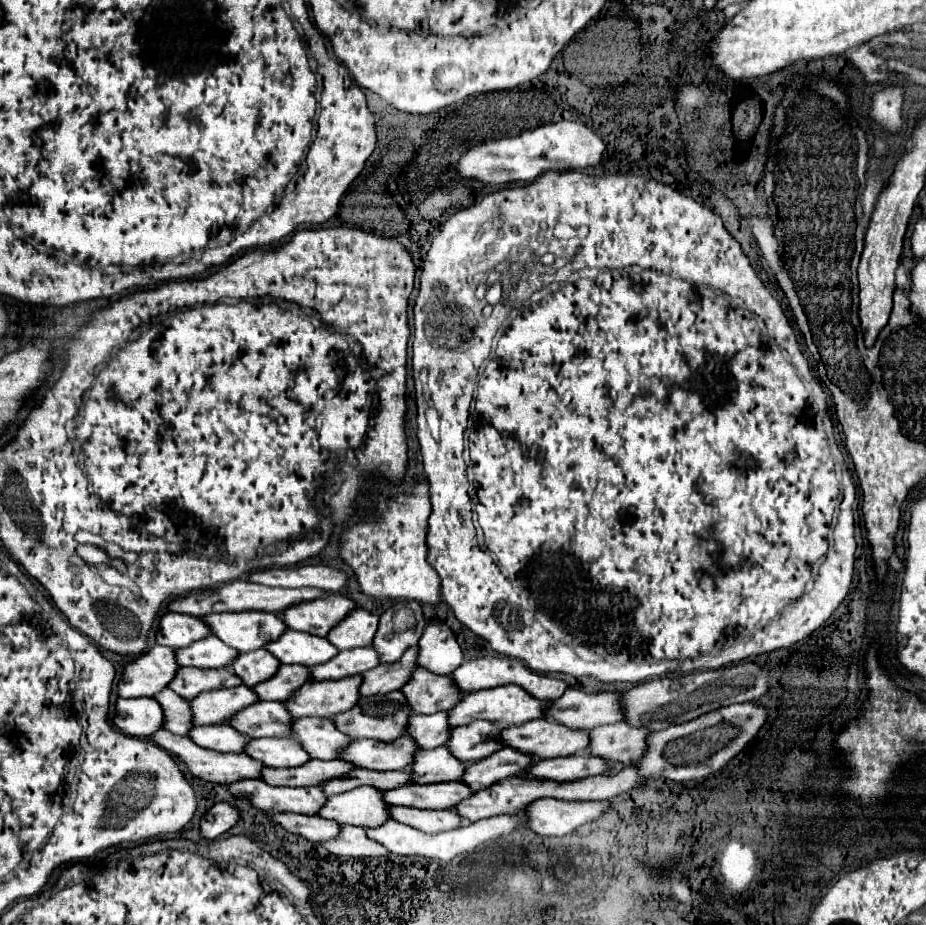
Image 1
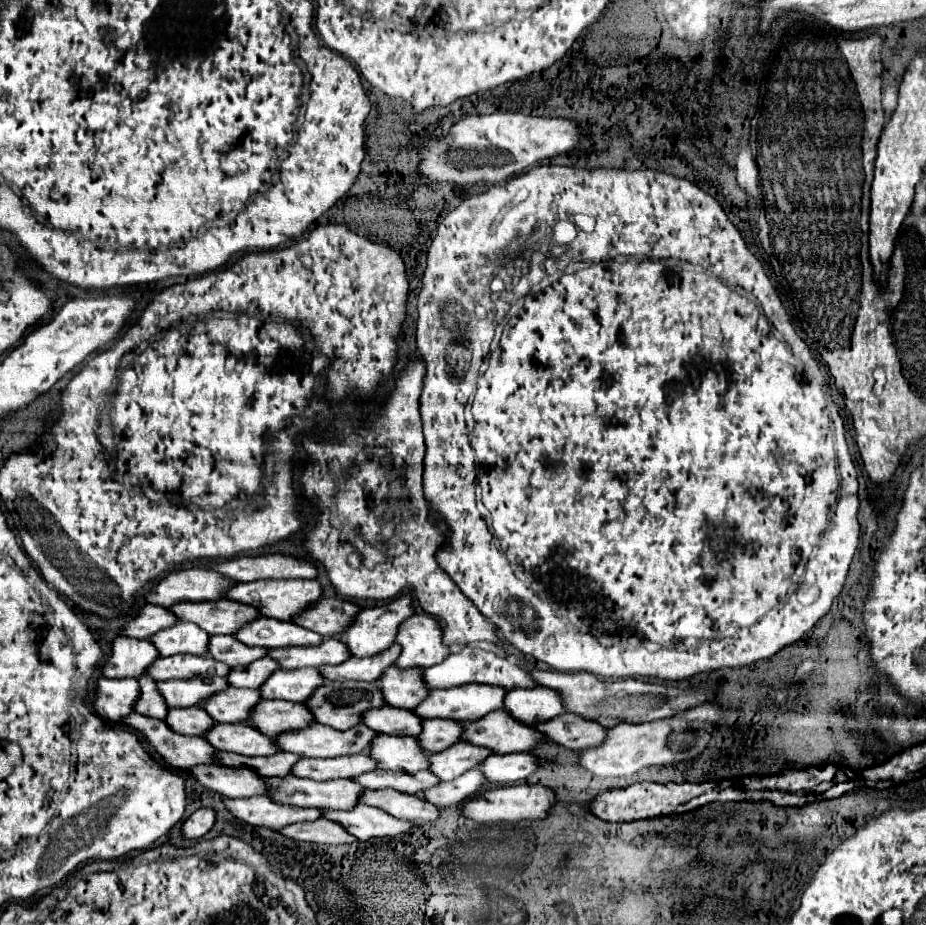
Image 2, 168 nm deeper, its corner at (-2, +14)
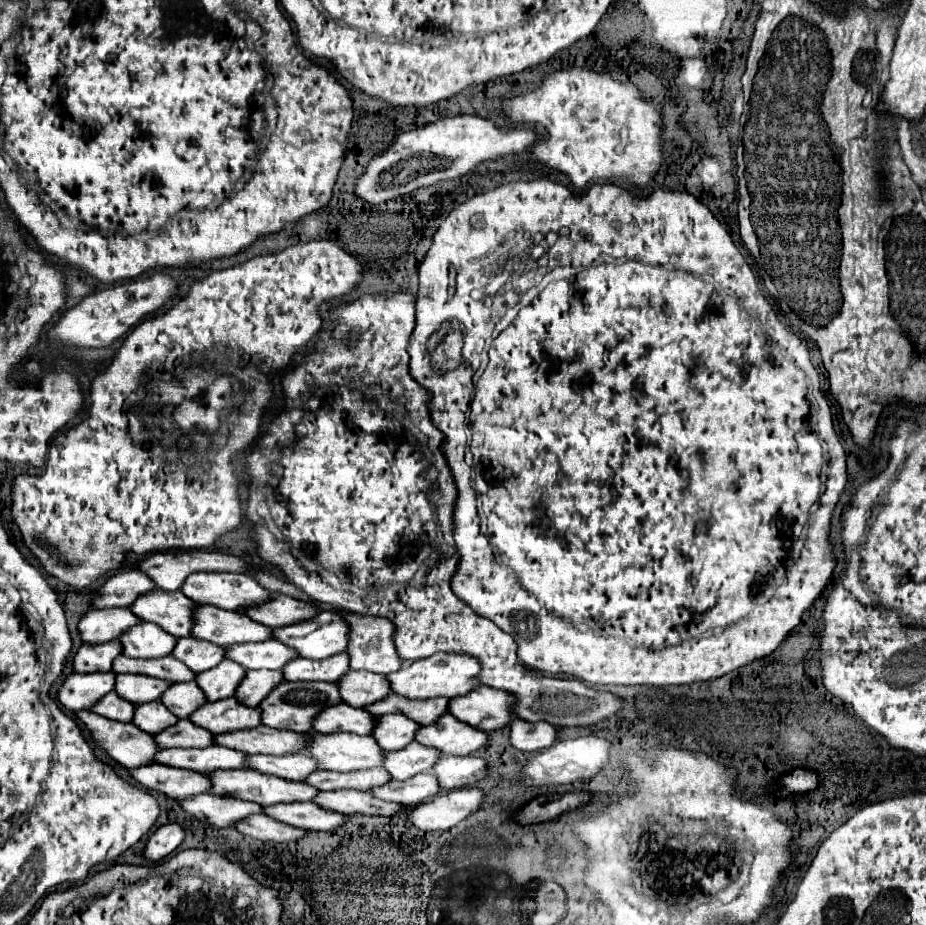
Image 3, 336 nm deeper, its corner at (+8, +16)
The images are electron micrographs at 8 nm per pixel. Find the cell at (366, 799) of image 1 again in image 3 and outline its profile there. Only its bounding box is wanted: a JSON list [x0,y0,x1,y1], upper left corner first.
[210,770,320,806]

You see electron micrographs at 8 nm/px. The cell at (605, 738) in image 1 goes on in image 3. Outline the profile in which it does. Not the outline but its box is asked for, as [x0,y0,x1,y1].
[510,720,558,752]

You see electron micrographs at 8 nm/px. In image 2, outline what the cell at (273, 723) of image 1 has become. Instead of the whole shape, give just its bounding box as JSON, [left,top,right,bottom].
[200,688,260,722]

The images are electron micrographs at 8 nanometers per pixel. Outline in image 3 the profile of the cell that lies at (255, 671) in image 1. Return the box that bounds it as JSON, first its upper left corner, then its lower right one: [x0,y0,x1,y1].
[172,636,226,674]

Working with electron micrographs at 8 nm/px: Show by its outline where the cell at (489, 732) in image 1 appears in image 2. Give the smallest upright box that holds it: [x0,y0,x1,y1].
[416,720,460,754]

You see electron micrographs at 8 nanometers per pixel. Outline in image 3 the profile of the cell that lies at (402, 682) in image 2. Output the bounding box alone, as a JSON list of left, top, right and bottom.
[338,670,390,708]

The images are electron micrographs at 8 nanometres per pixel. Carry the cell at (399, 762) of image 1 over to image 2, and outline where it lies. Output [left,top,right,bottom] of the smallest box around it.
[274,724,376,758]

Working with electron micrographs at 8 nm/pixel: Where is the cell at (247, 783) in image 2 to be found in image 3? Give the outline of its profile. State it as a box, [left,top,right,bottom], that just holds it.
[130,764,210,798]

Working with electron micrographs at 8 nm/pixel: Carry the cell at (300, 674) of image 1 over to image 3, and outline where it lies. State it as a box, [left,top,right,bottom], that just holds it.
[196,660,246,702]

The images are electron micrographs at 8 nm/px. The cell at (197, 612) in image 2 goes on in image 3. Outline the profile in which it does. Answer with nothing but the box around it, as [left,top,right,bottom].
[132,590,194,638]

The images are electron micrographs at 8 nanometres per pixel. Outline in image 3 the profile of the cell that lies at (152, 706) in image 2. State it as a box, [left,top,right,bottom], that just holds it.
[92,692,134,722]

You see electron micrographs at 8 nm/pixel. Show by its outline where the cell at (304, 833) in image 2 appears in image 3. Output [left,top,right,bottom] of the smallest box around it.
[234,814,308,842]

